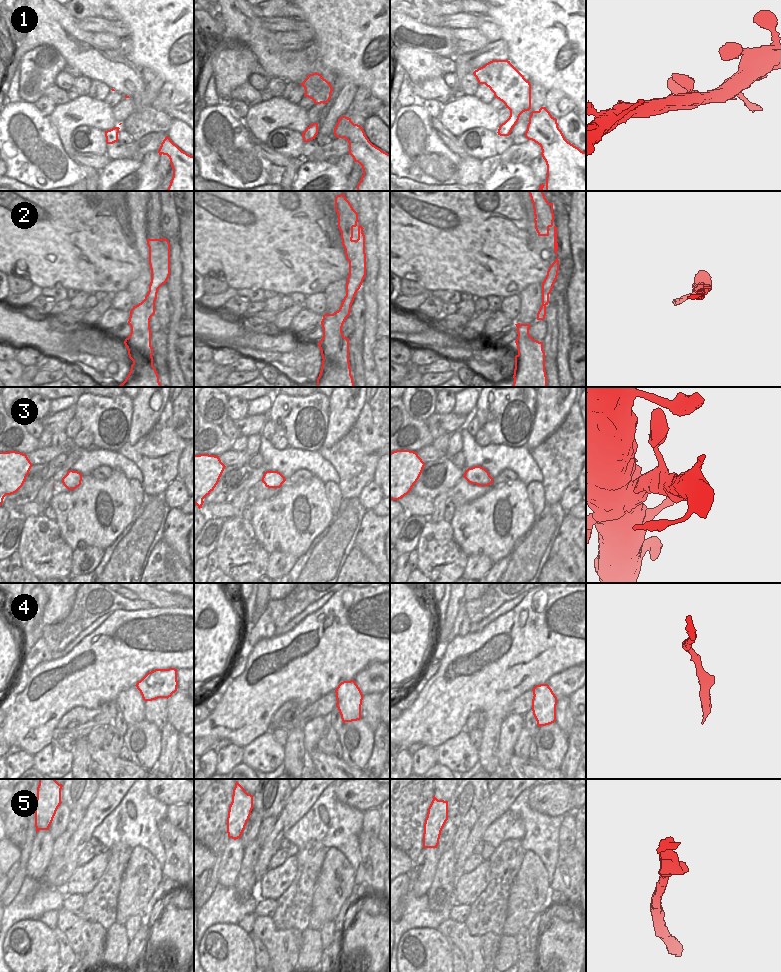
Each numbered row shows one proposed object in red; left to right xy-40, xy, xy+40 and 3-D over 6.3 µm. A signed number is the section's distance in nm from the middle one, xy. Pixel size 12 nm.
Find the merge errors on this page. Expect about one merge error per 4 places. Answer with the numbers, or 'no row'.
4, 5

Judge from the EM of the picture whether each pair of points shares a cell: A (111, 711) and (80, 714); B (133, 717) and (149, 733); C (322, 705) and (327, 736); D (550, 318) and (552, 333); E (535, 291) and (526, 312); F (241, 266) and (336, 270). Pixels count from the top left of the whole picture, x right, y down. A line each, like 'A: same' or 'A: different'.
A: same
B: different
C: different
D: same
E: same
F: same

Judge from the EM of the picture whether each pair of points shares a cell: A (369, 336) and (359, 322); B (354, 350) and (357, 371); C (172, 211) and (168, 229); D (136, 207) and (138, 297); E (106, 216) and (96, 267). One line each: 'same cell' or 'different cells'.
A: different cells
B: same cell
C: same cell
D: same cell
E: same cell

